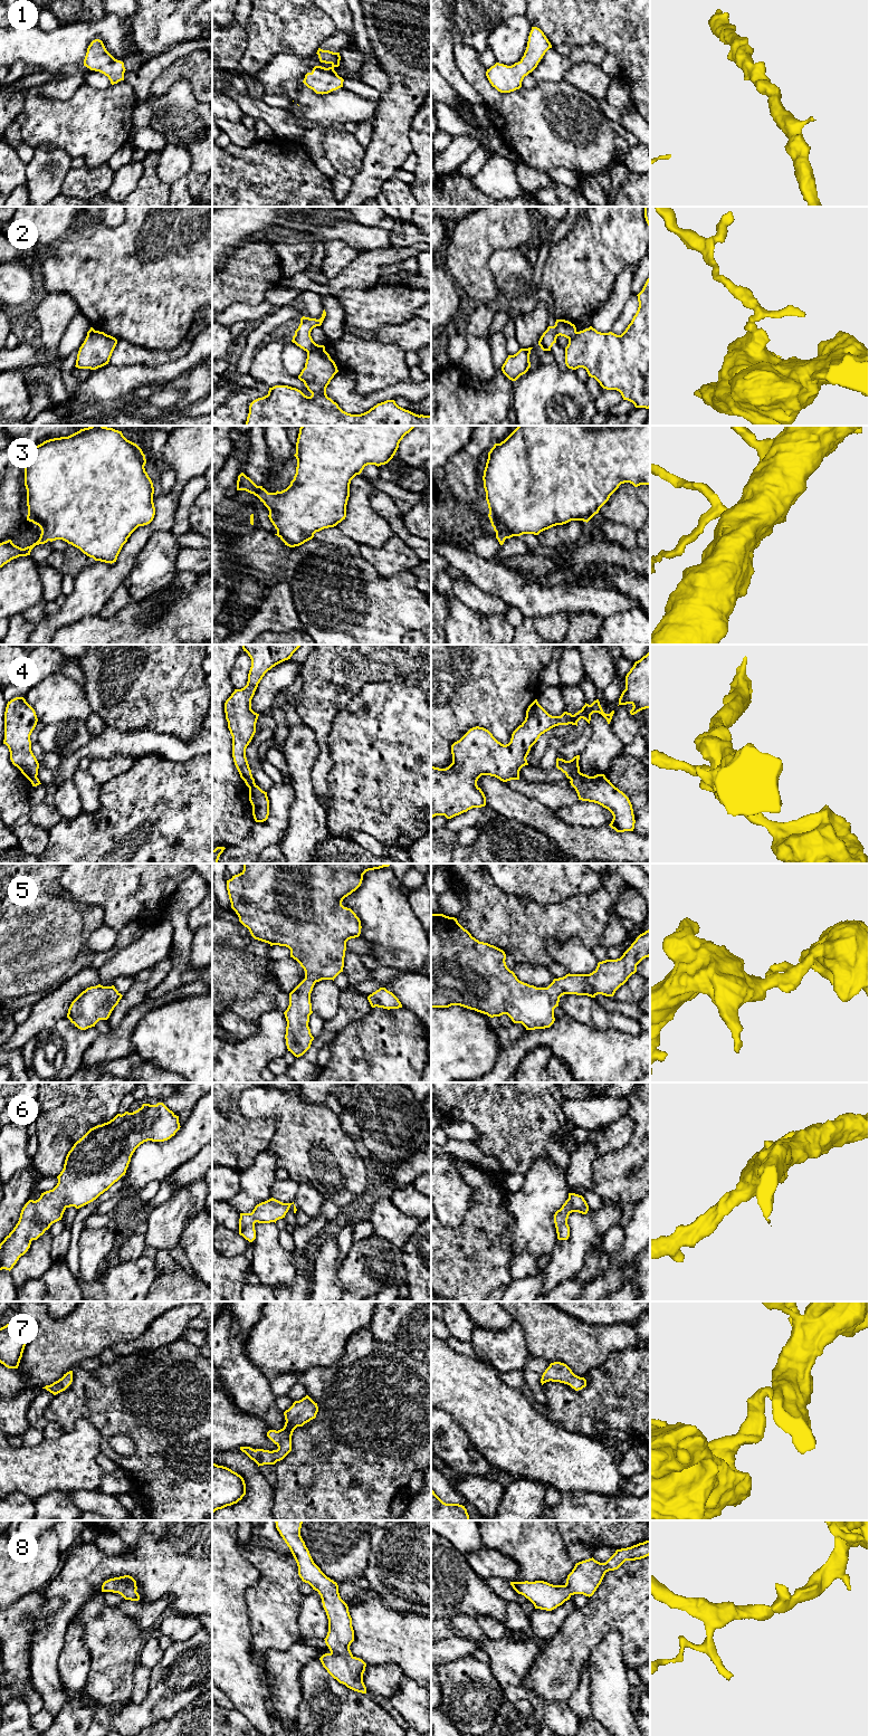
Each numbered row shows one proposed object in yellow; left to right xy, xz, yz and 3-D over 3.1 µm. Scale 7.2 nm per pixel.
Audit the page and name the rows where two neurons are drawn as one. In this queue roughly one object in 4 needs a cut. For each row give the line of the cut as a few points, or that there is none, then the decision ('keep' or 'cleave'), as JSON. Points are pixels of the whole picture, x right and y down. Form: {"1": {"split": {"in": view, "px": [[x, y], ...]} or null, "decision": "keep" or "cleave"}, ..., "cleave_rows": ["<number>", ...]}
{"1": {"split": null, "decision": "keep"}, "2": {"split": {"in": "xz", "px": [[317, 344], [306, 351]]}, "decision": "cleave"}, "3": {"split": null, "decision": "keep"}, "4": {"split": {"in": "yz", "px": [[579, 771], [571, 780]]}, "decision": "cleave"}, "5": {"split": null, "decision": "keep"}, "6": {"split": null, "decision": "keep"}, "7": {"split": null, "decision": "keep"}, "8": {"split": null, "decision": "keep"}, "cleave_rows": ["2", "4"]}

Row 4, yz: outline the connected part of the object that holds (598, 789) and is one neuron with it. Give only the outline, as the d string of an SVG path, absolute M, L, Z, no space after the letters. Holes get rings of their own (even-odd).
M579 772L571 781L579 800L594 802L608 809L613 819L609 824L617 832L633 831L634 814L629 798L604 774L589 776Z

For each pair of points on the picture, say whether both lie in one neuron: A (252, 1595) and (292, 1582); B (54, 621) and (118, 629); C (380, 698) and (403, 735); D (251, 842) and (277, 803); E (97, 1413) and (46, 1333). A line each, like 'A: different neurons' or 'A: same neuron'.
A: same neuron
B: different neurons
C: same neuron
D: same neuron
E: different neurons

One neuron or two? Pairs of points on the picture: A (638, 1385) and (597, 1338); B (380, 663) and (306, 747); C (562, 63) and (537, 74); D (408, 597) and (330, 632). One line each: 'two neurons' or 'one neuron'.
A: two neurons
B: two neurons
C: one neuron
D: one neuron

